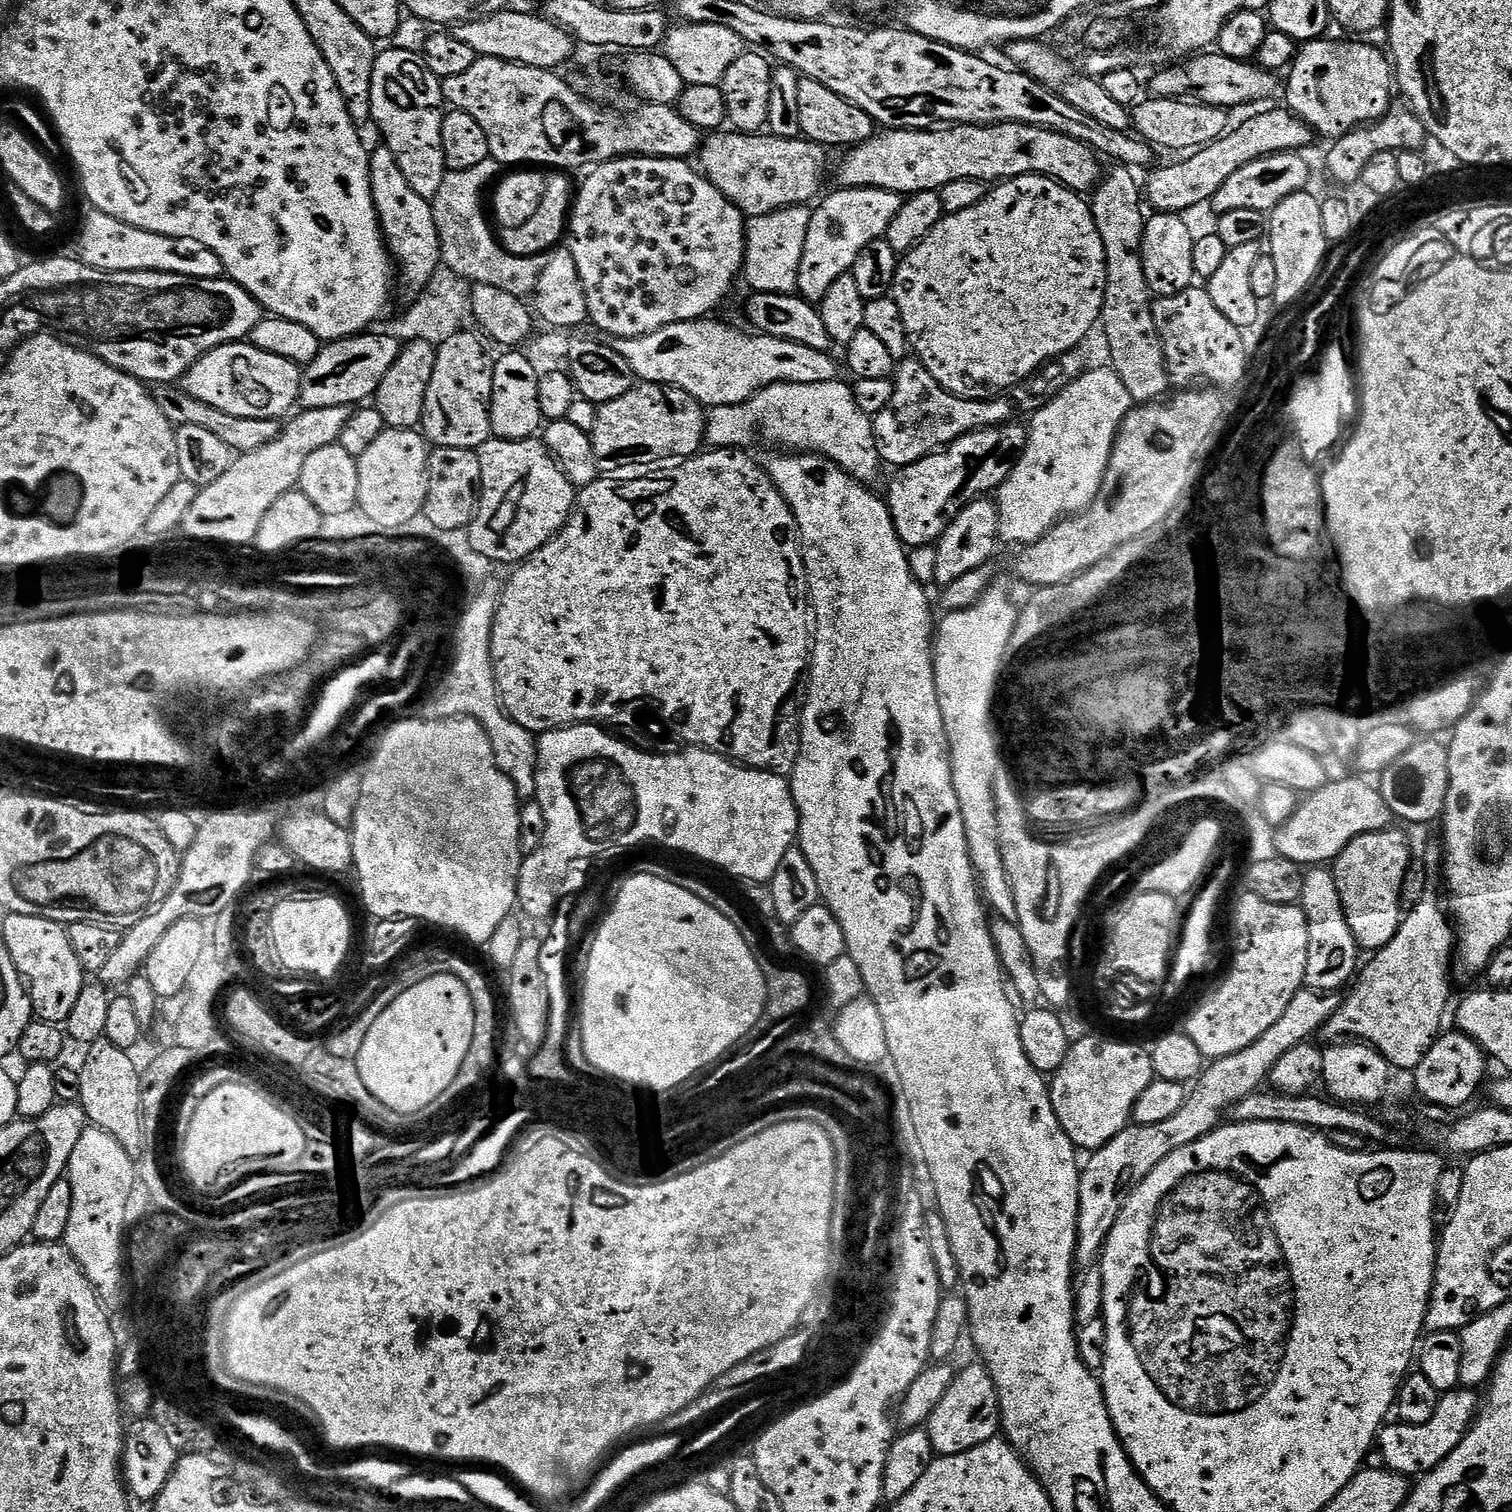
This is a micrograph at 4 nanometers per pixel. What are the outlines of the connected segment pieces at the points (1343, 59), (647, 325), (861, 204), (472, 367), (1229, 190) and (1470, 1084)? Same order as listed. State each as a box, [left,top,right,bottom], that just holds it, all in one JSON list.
[[1284,38,1394,140],[566,156,746,340],[797,187,902,302],[420,332,493,451],[1210,152,1308,214],[1414,1030,1488,1108]]

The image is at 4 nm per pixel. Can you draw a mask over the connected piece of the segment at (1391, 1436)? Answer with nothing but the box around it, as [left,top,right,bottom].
[1378,1387,1482,1478]

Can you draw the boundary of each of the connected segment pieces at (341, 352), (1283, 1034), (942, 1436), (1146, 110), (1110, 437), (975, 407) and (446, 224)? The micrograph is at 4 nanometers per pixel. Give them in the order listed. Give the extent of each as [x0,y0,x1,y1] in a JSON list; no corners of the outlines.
[[299,335,402,408],[1076,988,1342,1268],[926,1362,1000,1457],[1131,98,1229,154],[998,367,1134,546],[872,358,1015,468],[430,158,548,298]]

